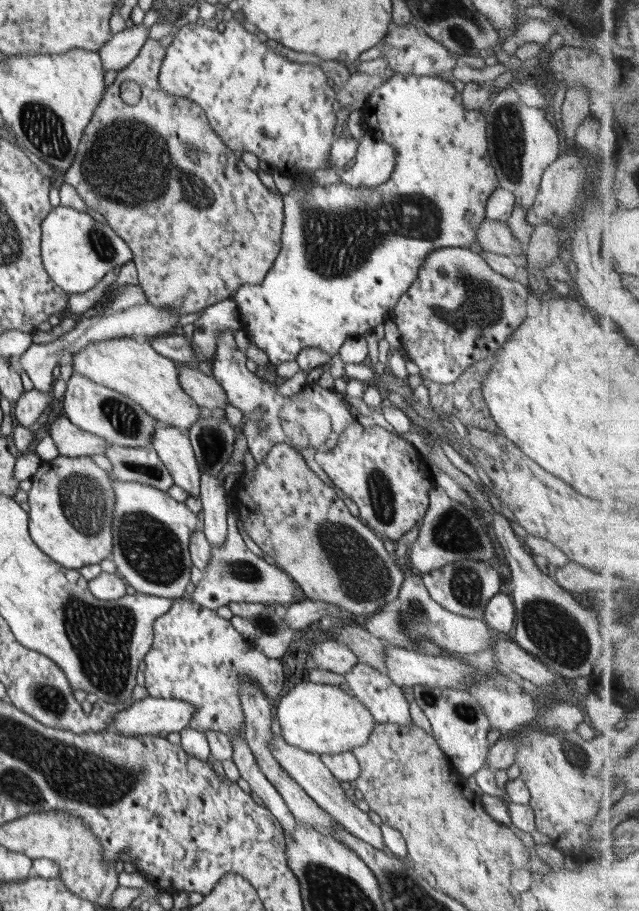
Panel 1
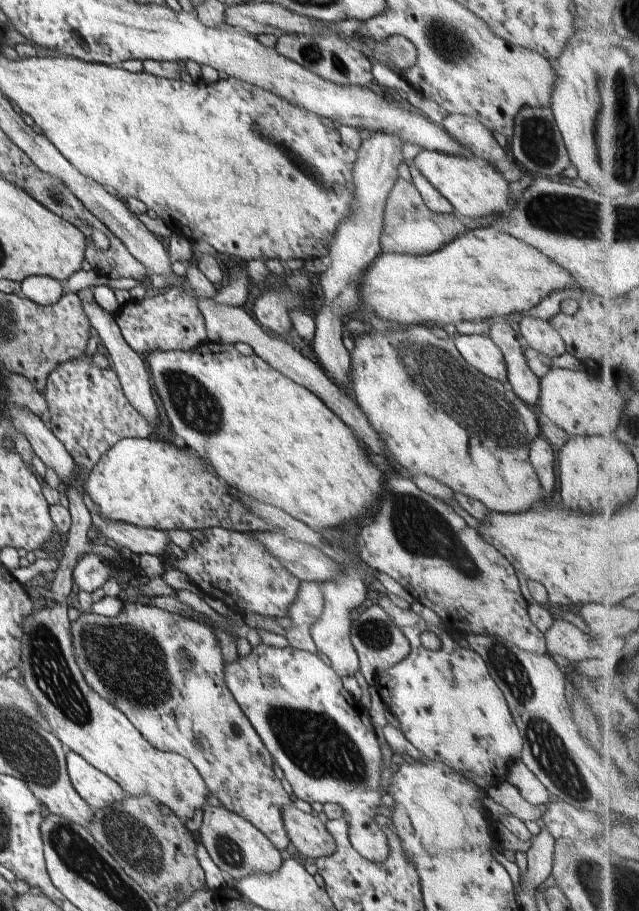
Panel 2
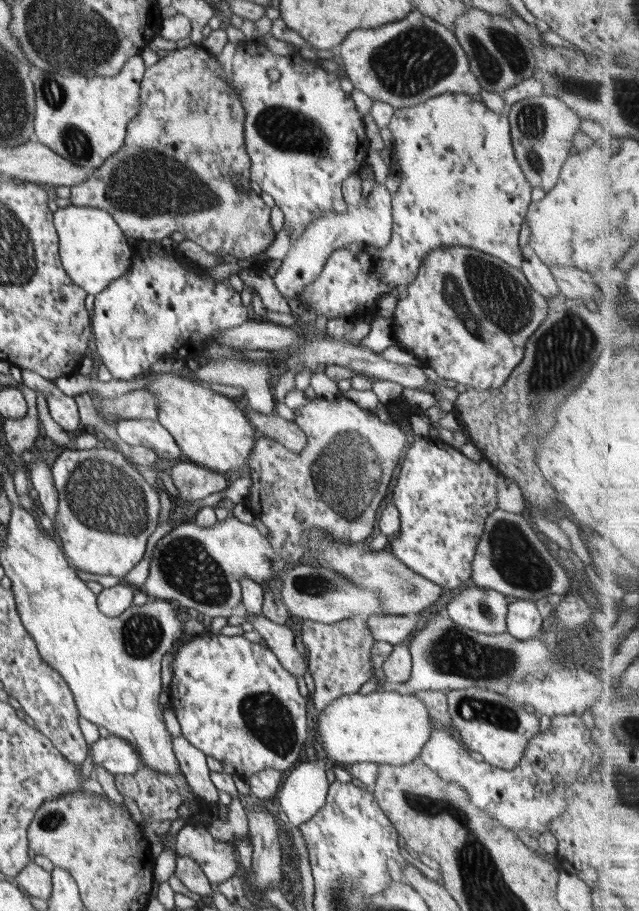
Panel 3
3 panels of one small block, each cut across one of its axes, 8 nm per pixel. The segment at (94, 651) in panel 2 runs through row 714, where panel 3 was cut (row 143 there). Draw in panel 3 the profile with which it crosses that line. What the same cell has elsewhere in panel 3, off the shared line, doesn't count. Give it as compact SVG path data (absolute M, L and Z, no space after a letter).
M191 44L182 49L170 51L168 56L160 58L158 63L144 71L139 97L141 111L128 123L124 146L116 154L107 158L103 166L92 170L84 183L71 188L69 203L74 206L99 208L108 211L127 237L160 241L166 236L170 237L173 232L181 232L186 239L193 240L196 244L202 246L206 252L219 257L232 254L239 260L244 260L262 254L272 244L275 237L271 225L271 209L264 203L260 195L256 195L252 190L249 192L250 195L245 195L236 190L231 182L234 175L248 176L251 169L251 158L245 143L244 123L246 113L236 89L225 79L223 66L215 58L212 58L212 55L201 45Z

